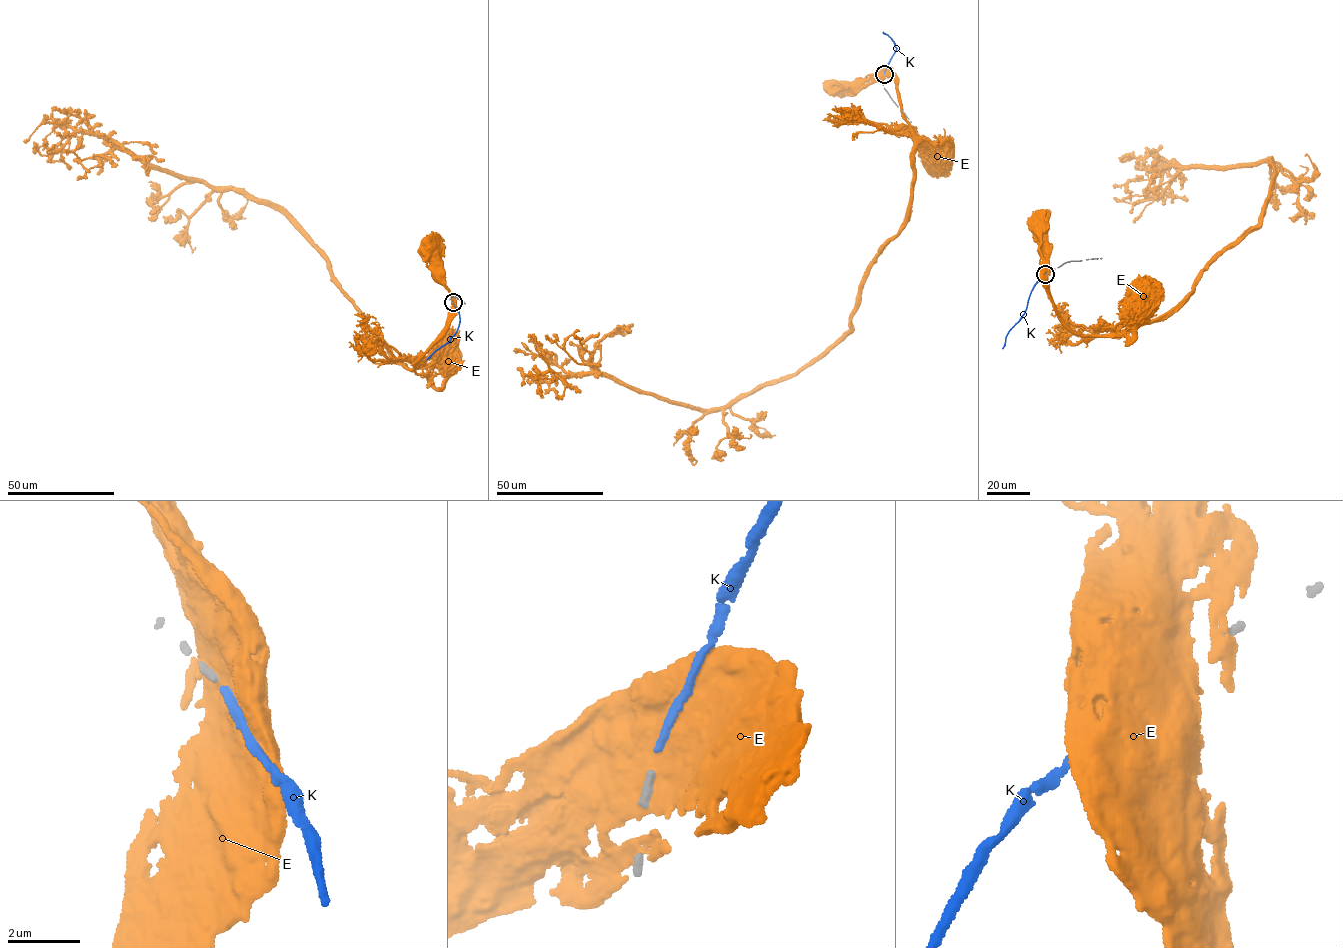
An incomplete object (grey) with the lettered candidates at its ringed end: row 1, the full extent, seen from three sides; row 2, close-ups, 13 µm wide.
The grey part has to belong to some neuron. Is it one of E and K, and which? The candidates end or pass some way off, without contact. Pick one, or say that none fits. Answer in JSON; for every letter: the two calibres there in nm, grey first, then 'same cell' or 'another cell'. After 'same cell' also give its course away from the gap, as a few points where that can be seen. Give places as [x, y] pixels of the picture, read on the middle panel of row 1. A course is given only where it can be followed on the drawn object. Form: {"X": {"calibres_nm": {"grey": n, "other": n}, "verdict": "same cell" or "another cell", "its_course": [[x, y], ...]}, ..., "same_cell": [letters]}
{"E": {"calibres_nm": {"grey": 190, "other": 650}, "verdict": "another cell"}, "K": {"calibres_nm": {"grey": 190, "other": 200}, "verdict": "same cell", "its_course": [[884, 73], [897, 50], [883, 32]]}, "same_cell": ["K"]}

